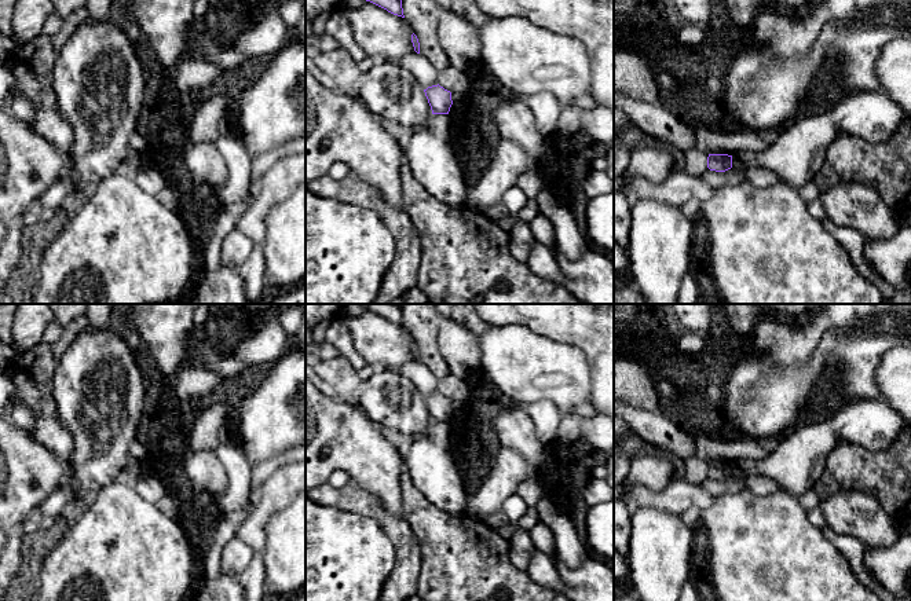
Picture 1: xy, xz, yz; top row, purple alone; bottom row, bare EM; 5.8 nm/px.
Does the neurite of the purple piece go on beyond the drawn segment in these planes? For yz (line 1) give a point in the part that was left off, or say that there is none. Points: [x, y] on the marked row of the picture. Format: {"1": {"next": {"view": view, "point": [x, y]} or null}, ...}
{"1": {"next": null}}

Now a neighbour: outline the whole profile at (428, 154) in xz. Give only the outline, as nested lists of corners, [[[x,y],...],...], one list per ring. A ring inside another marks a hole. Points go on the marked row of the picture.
[[[432,114],[425,129],[411,136],[403,157],[424,190],[454,209],[464,209],[471,186],[461,158],[450,147],[453,128],[449,114]]]

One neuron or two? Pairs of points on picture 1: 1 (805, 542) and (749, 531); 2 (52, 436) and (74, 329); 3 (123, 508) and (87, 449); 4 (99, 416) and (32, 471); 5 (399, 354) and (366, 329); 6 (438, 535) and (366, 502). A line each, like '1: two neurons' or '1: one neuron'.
1: one neuron
2: one neuron
3: two neurons
4: two neurons
5: one neuron
6: two neurons

